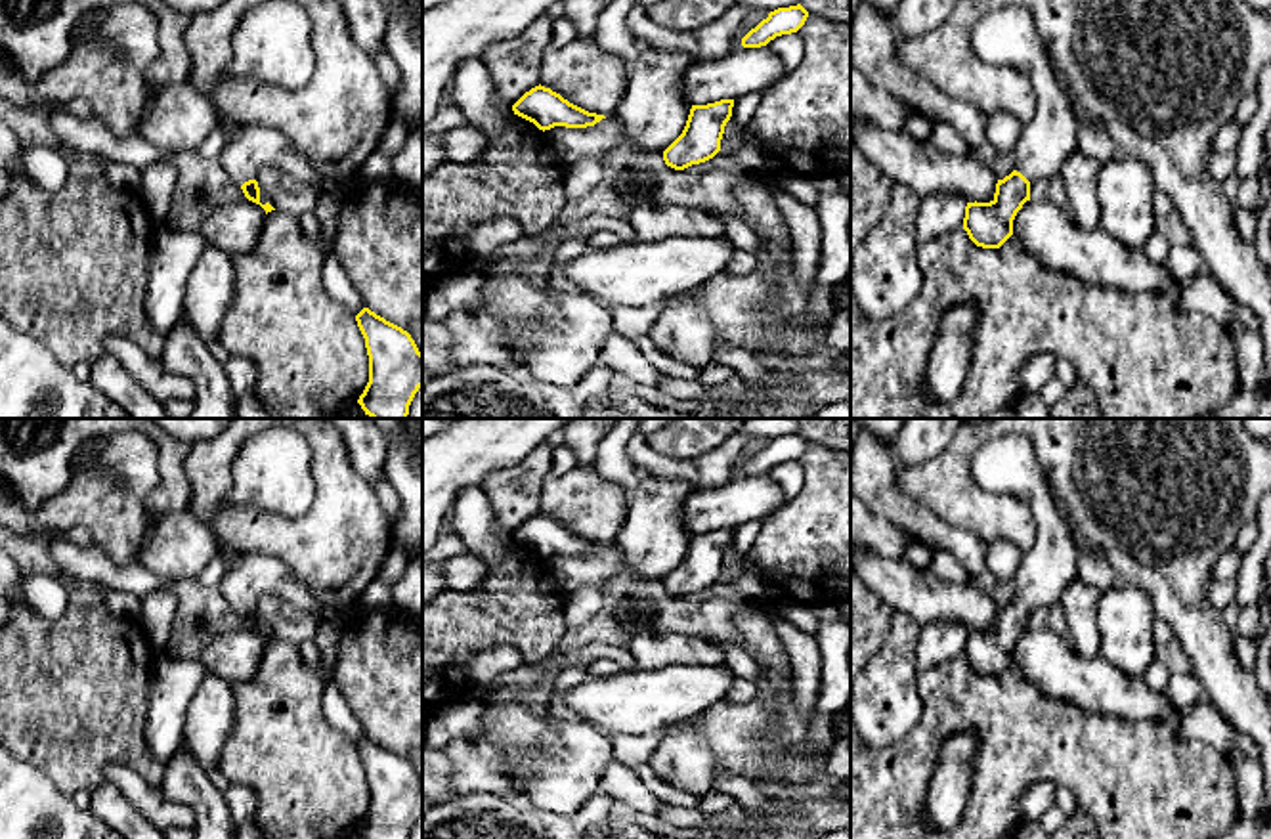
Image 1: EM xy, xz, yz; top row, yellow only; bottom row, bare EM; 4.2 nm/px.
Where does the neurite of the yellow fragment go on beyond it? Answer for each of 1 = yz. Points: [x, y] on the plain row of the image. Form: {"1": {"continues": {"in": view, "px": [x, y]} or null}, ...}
{"1": {"continues": null}}

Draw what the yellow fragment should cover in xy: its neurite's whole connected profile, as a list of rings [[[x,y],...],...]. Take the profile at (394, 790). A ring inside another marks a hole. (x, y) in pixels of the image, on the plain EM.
[[[369,736],[355,749],[369,784],[369,810],[357,831],[363,839],[409,839],[422,814],[422,782],[415,768]]]

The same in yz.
[[[1017,598],[998,608],[990,631],[967,631],[963,657],[982,677],[1000,677],[1013,663],[1013,648],[1030,629],[1030,610]]]

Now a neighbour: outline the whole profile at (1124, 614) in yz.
[[[1118,581],[1103,591],[1095,608],[1099,657],[1126,675],[1141,677],[1158,652],[1153,636],[1154,619],[1153,602],[1141,589]]]

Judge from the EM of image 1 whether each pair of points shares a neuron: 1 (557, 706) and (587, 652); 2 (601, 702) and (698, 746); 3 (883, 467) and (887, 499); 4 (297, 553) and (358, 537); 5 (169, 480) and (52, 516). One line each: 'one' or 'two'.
1: two
2: two
3: one
4: one
5: two

